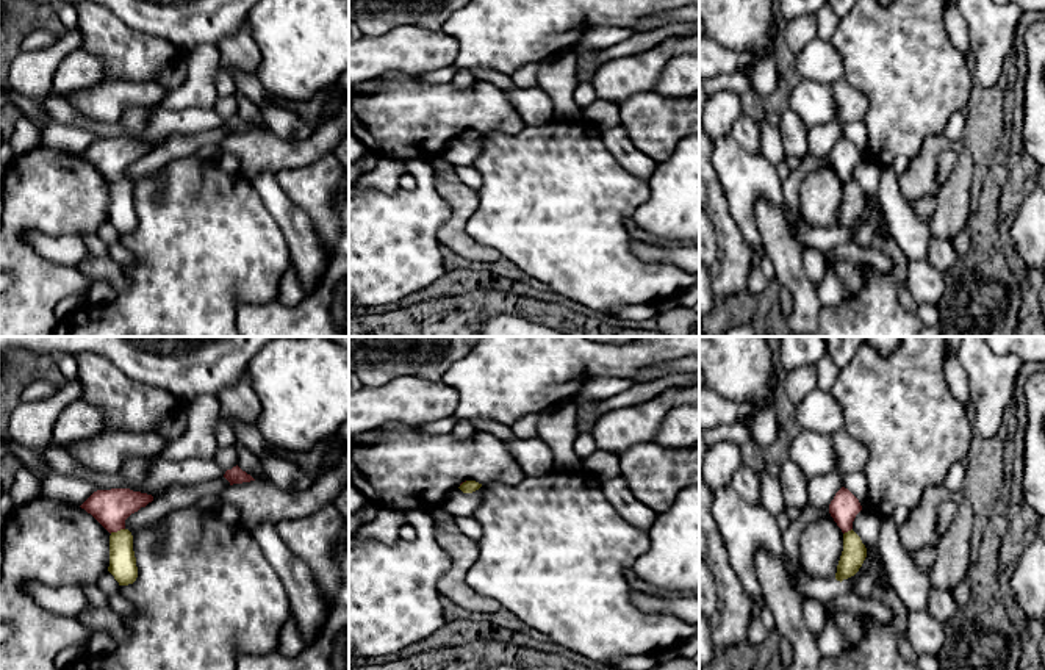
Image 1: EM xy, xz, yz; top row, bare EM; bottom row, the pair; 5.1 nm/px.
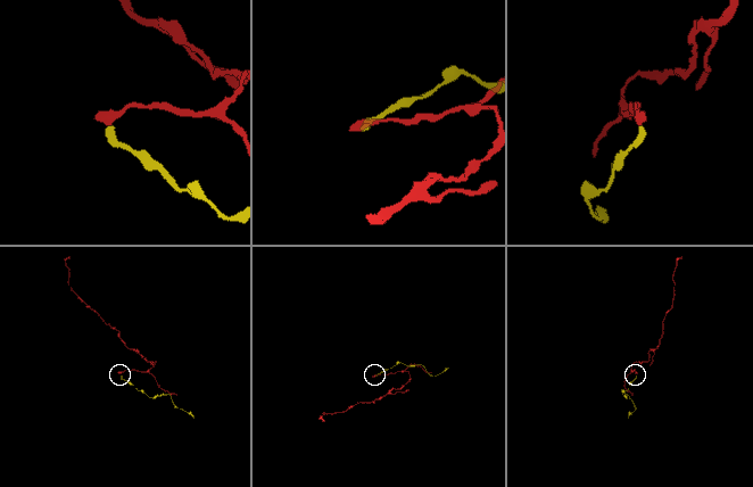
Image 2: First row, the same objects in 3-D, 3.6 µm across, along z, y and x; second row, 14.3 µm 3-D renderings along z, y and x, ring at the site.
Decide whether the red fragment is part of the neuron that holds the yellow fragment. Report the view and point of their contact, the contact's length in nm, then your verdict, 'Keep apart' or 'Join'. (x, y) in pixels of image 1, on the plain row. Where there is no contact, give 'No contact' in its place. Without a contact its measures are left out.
Touches yellow at xy (118, 180). Shared border 80 nm. Keep apart

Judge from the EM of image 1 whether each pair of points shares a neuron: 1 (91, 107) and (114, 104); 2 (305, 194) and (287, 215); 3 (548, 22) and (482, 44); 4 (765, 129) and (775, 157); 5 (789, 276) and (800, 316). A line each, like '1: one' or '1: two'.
1: one
2: two
3: one
4: one
5: one

